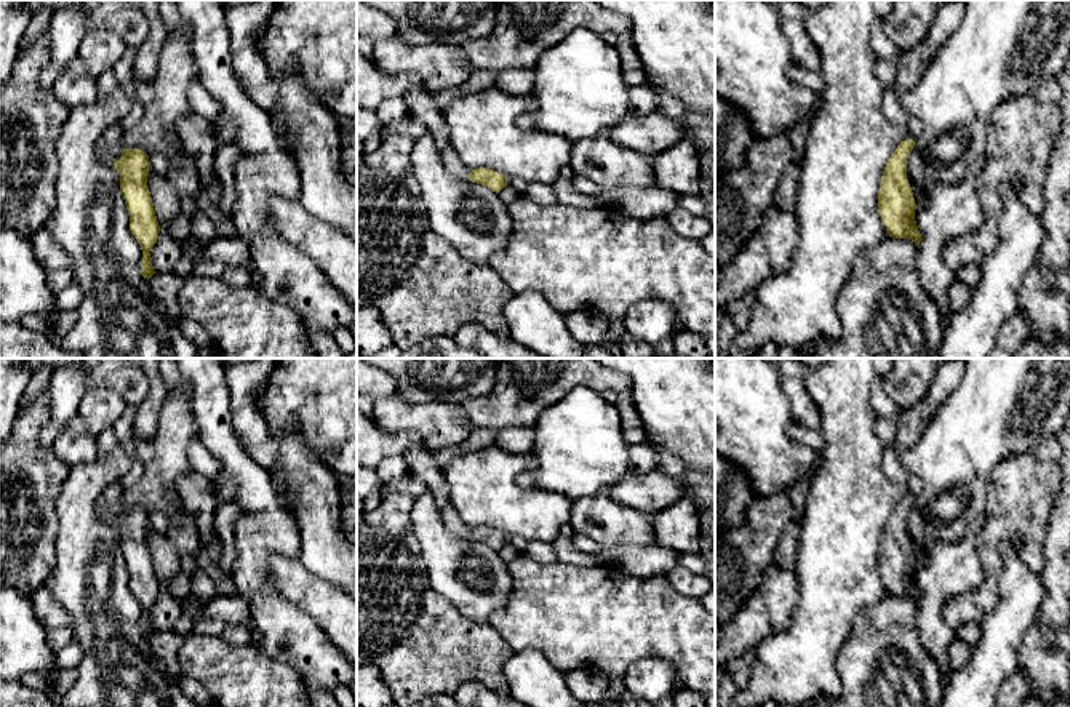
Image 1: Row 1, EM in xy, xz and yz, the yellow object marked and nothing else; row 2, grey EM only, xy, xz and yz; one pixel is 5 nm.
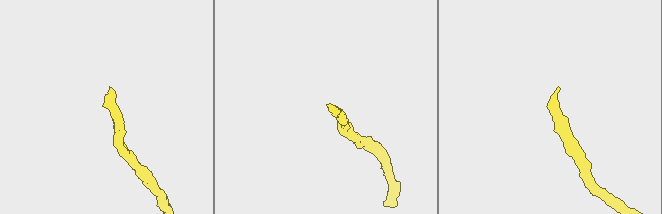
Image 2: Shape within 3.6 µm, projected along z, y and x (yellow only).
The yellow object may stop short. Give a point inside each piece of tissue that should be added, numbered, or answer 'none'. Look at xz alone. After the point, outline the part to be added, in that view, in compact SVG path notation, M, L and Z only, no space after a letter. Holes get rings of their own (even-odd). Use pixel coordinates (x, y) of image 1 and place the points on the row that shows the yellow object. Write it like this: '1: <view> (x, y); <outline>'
1: xz (451, 162); M451 144L441 149L440 154L443 157L443 166L449 174L459 179L469 179L470 170L462 163Z

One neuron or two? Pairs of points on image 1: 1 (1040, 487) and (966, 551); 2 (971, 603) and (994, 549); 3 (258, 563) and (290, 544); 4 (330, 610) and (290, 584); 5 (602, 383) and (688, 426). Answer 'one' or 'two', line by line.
1: two
2: one
3: one
4: one
5: two

